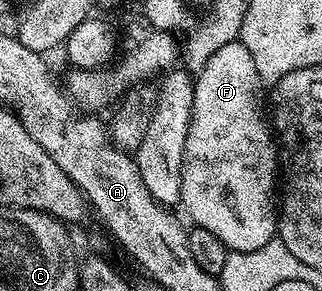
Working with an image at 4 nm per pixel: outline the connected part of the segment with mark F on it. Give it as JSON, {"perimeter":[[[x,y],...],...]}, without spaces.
{"perimeter":[[[240,40],[225,43],[221,51],[217,51],[205,63],[205,67],[194,78],[195,94],[193,95],[192,119],[185,139],[184,163],[181,171],[181,208],[192,217],[194,224],[205,231],[213,231],[221,243],[227,245],[228,250],[240,253],[241,251],[257,251],[257,247],[265,247],[265,243],[276,240],[277,237],[277,170],[279,169],[279,151],[277,138],[269,124],[268,114],[265,112],[265,86],[259,80],[257,67],[253,64],[253,55]]]}

